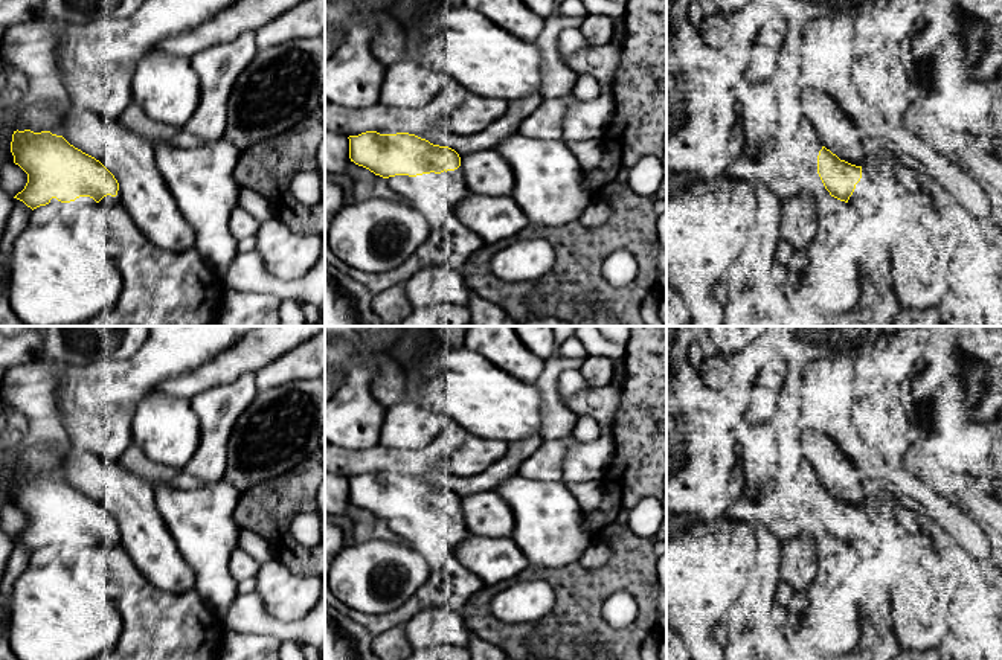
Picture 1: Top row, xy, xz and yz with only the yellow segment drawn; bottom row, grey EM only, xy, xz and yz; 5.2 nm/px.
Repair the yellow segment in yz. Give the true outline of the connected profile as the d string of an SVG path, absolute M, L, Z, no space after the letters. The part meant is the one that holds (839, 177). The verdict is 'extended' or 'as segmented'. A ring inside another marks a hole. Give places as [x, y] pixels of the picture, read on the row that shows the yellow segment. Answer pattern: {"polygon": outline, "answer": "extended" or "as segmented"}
{"polygon": "M822 146L817 155L817 174L831 197L853 207L863 201L871 184L862 166L840 160L825 146Z", "answer": "extended"}

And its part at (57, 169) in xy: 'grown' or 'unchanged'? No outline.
grown

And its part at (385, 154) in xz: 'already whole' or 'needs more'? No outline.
needs more

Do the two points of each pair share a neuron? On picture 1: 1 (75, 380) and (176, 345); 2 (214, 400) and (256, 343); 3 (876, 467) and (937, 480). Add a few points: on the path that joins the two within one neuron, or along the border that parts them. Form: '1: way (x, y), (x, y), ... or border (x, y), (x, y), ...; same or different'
1: way (99, 380), (128, 380), (151, 365); same
2: border (255, 372), (246, 372), (192, 397); different
3: border (924, 471), (929, 482), (952, 502); different

